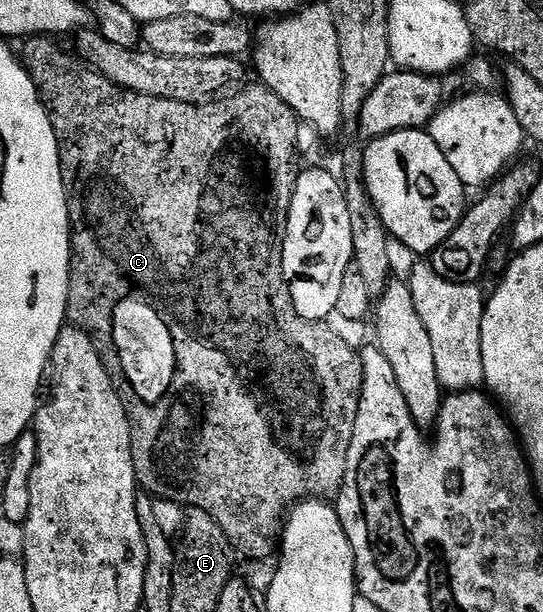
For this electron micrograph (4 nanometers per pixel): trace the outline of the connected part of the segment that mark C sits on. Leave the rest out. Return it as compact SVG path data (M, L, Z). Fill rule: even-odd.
M46 34L24 39L22 41L23 52L21 51L21 59L28 74L31 75L32 82L35 83L35 88L39 92L41 102L51 119L51 125L55 131L57 146L59 147L59 161L61 162L63 185L67 191L67 209L69 210L69 218L71 219L71 273L69 274L67 314L75 314L74 318L79 318L81 316L81 310L105 310L103 312L103 318L105 318L105 314L107 314L107 318L111 318L109 360L113 356L113 366L105 366L105 370L110 374L113 386L119 391L121 402L127 408L127 414L131 418L131 449L133 450L133 466L135 467L135 479L138 487L142 491L150 492L152 497L169 499L182 506L186 506L188 509L196 508L205 514L209 514L209 518L213 518L213 522L217 522L217 526L221 526L221 530L227 535L227 540L231 544L232 549L238 555L240 552L245 559L267 560L271 555L272 559L281 544L280 536L285 523L285 517L296 504L305 500L326 501L328 498L338 497L339 489L342 488L343 479L345 478L347 455L349 454L349 446L353 442L353 430L357 422L359 399L361 398L361 390L363 389L363 364L359 360L359 352L356 349L350 348L339 335L333 334L333 330L326 322L301 318L301 314L297 314L297 310L293 306L293 298L289 294L287 279L283 273L283 235L287 233L289 206L293 202L293 190L295 189L295 183L301 171L301 165L299 165L301 163L301 157L299 147L297 146L297 130L301 121L295 115L295 111L289 106L285 106L285 102L281 102L281 98L277 98L277 94L273 94L273 90L269 90L262 82L254 82L255 84L249 85L248 88L240 87L238 91L231 94L236 94L236 96L228 95L226 98L219 98L214 102L205 104L186 104L185 102L173 102L165 98L149 98L145 94L137 94L136 92L130 92L121 86L117 86L109 78L95 71L94 68L85 66L84 61L80 60L74 51L66 52L59 43L60 41L58 39ZM141 380L149 380L153 384L159 384L161 390L163 390L163 394L159 398L143 404L141 396L135 392L137 388L133 386L133 384L139 384Z

